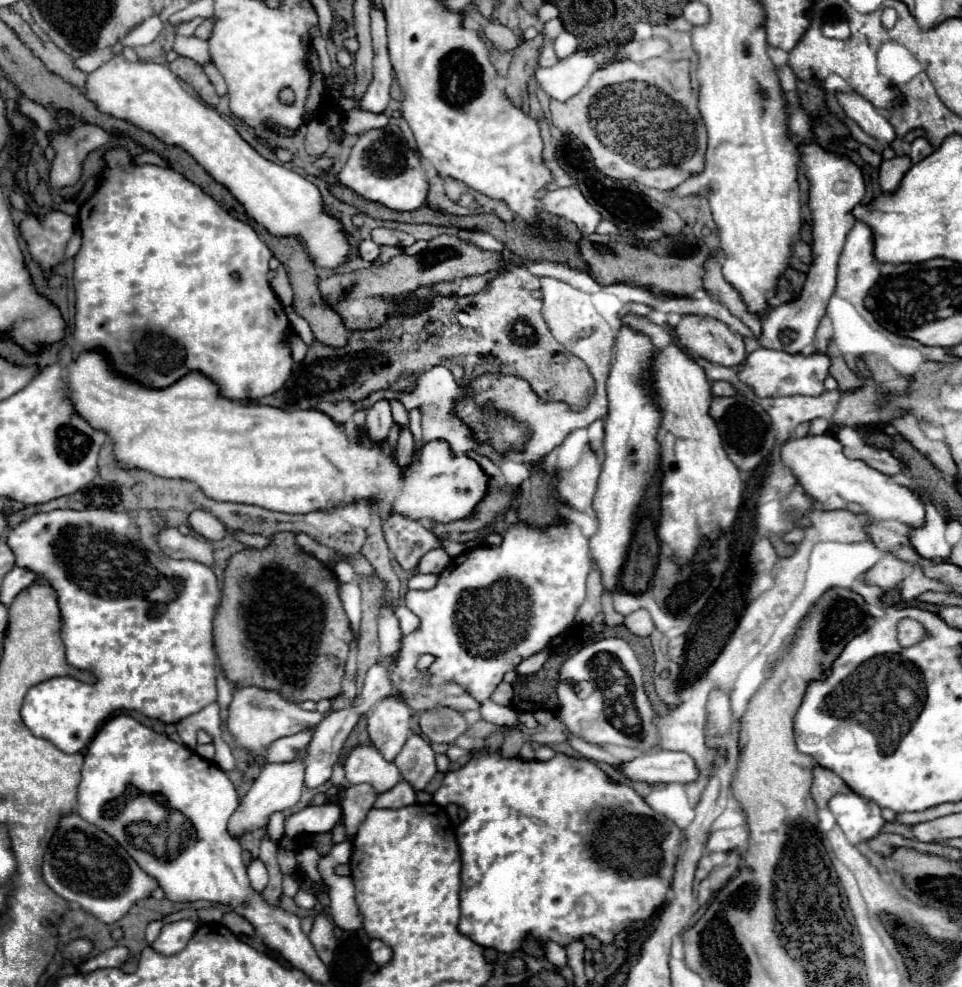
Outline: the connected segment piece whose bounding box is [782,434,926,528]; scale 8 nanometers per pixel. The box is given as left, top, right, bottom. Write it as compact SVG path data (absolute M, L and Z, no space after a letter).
M806 436L786 442L782 446L782 460L792 468L804 490L824 510L850 510L854 514L866 514L872 520L898 520L908 528L922 528L926 522L926 506L908 486L892 482L886 474L868 466L864 460L852 460L844 456L842 444L836 436Z

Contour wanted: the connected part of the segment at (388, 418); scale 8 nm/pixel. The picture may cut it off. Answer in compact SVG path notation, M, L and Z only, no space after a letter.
M378 400L366 410L366 428L372 442L384 442L392 426L392 412L386 400Z

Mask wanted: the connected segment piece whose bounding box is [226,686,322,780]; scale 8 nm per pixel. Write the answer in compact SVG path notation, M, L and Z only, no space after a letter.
M246 686L246 688L236 688L232 702L228 706L228 720L226 726L230 730L230 734L236 738L236 744L254 752L256 764L252 768L246 770L246 778L254 780L260 774L260 768L264 766L264 762L260 762L260 754L264 754L264 748L282 738L282 736L290 736L296 734L304 728L310 728L314 724L318 724L322 720L320 714L316 712L306 712L302 710L298 704L290 702L288 698L284 698L278 690L266 690L266 688L258 688L258 686Z

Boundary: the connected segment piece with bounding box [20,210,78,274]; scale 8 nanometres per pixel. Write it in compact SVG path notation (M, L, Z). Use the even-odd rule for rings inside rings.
M60 210L50 212L44 220L28 218L20 224L20 232L26 238L32 258L44 266L46 274L52 266L64 260L64 250L74 234L76 224L76 216L64 214Z

